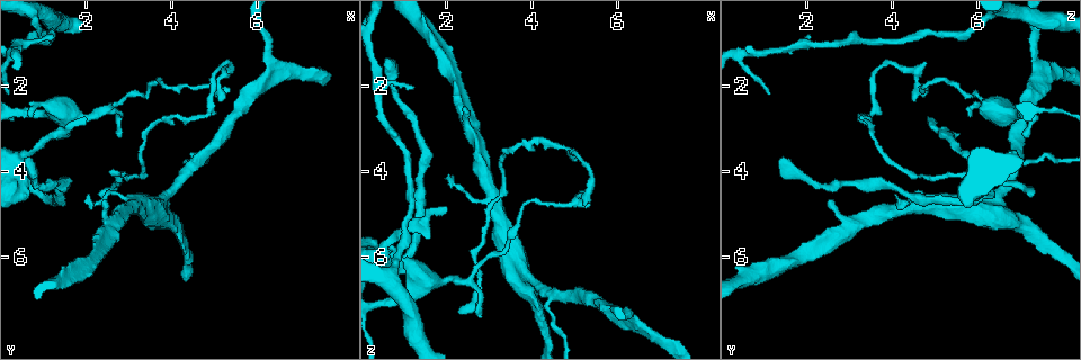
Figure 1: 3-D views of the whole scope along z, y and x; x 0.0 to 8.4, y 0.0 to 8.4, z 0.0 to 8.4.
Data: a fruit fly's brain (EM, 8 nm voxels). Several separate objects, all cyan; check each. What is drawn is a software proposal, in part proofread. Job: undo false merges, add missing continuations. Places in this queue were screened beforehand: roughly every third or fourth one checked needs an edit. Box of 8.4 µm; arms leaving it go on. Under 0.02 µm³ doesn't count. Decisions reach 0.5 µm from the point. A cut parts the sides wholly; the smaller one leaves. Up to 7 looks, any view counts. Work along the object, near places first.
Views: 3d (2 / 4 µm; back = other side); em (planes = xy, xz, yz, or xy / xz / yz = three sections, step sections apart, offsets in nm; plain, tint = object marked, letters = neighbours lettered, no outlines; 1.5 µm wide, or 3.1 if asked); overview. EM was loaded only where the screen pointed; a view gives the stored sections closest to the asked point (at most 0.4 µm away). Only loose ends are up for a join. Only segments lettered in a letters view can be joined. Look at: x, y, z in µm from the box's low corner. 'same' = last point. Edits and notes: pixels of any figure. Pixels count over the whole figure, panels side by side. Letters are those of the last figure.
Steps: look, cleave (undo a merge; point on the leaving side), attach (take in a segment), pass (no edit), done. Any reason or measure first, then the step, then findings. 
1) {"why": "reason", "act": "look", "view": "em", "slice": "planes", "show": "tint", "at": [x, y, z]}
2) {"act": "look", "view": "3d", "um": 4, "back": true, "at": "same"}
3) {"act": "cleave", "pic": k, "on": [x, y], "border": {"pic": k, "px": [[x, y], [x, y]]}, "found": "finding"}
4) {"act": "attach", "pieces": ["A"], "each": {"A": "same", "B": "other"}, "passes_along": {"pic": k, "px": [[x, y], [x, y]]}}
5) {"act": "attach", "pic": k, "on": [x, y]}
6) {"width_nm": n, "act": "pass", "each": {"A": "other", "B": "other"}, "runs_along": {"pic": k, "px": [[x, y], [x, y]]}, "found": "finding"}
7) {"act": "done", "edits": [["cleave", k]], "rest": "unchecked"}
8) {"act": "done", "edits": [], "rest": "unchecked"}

{"why": "two arms in line, one across", "act": "look", "view": "em", "slice": "planes", "show": "letters", "at": [4.50, 3.90, 6.85]}

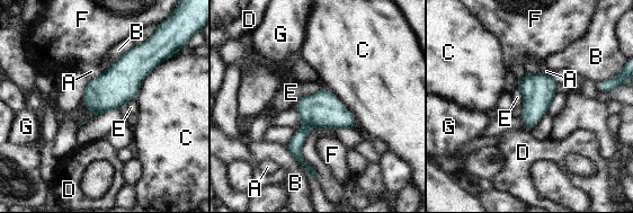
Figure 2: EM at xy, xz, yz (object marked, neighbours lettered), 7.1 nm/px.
{"width_nm": 240, "act": "pass", "each": {"A": "other", "B": "other", "C": "other", "D": "other", "E": "other", "F": "other", "G": "other"}, "border": {"pic": 2, "px": [[322, 86], [293, 105]]}, "found": "one neuron here"}

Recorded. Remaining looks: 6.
{"why": "branch stops here", "act": "look", "view": "em", "slice": "planes", "show": "letters", "at": [2.05, 2.70, 4.80]}

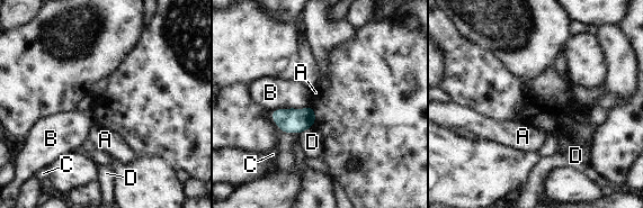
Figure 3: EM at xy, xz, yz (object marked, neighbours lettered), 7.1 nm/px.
{"act": "pass", "each": {"A": "other", "B": "other", "C": "other", "D": "other"}, "border": {"pic": 3, "px": [[313, 106], [274, 109]]}, "found": "no lettered segment goes on from it"}

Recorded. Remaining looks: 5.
{"why": "thin end", "act": "look", "view": "em", "slice": "planes", "show": "plain", "at": [1.25, 0.90, 2.10]}

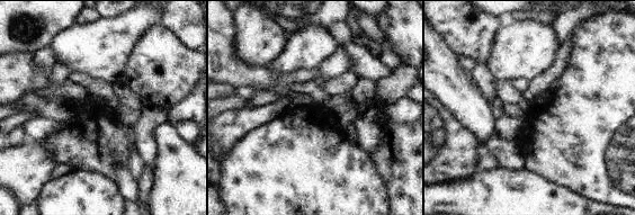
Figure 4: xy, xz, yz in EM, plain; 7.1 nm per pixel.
{"why": "with the object marked", "act": "look", "view": "em", "slice": "planes", "show": "tint", "at": "same"}

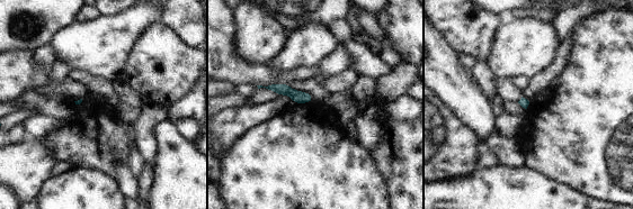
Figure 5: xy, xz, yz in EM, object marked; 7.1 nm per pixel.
{"act": "look", "view": "em", "slice": "planes", "show": "letters", "at": "same"}

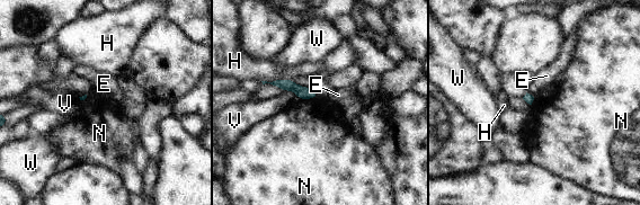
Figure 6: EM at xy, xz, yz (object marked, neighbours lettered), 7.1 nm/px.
{"act": "pass", "each": {"E": "other", "H": "other", "N": "other", "V": "other", "W": "other"}, "runs_along": {"pic": 6, "px": [[278, 82], [314, 95]]}, "found": "none of them fits"}

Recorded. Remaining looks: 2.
{"act": "done", "edits": [], "rest": "unchecked"}

